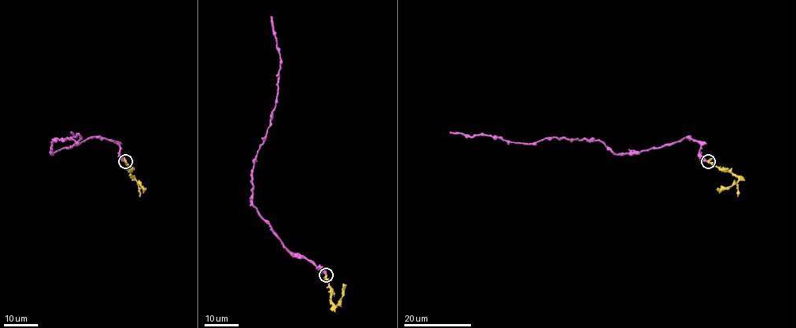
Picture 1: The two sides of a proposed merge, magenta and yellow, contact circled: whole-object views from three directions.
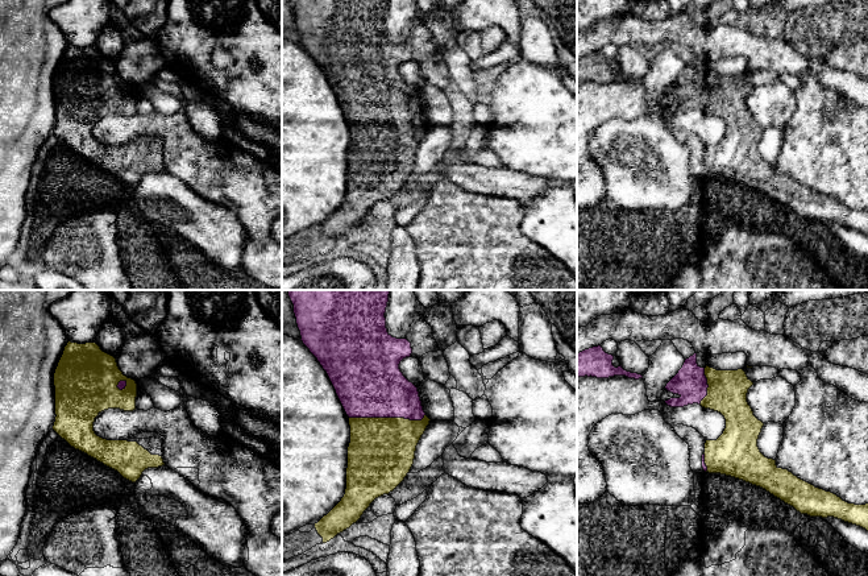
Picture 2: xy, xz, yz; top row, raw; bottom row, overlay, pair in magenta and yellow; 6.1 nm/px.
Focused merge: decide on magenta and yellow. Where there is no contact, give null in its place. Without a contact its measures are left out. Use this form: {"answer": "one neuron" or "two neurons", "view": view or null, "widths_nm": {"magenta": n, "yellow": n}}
{"answer": "one neuron", "view": "xz", "widths_nm": {"magenta": 420, "yellow": 400}}

